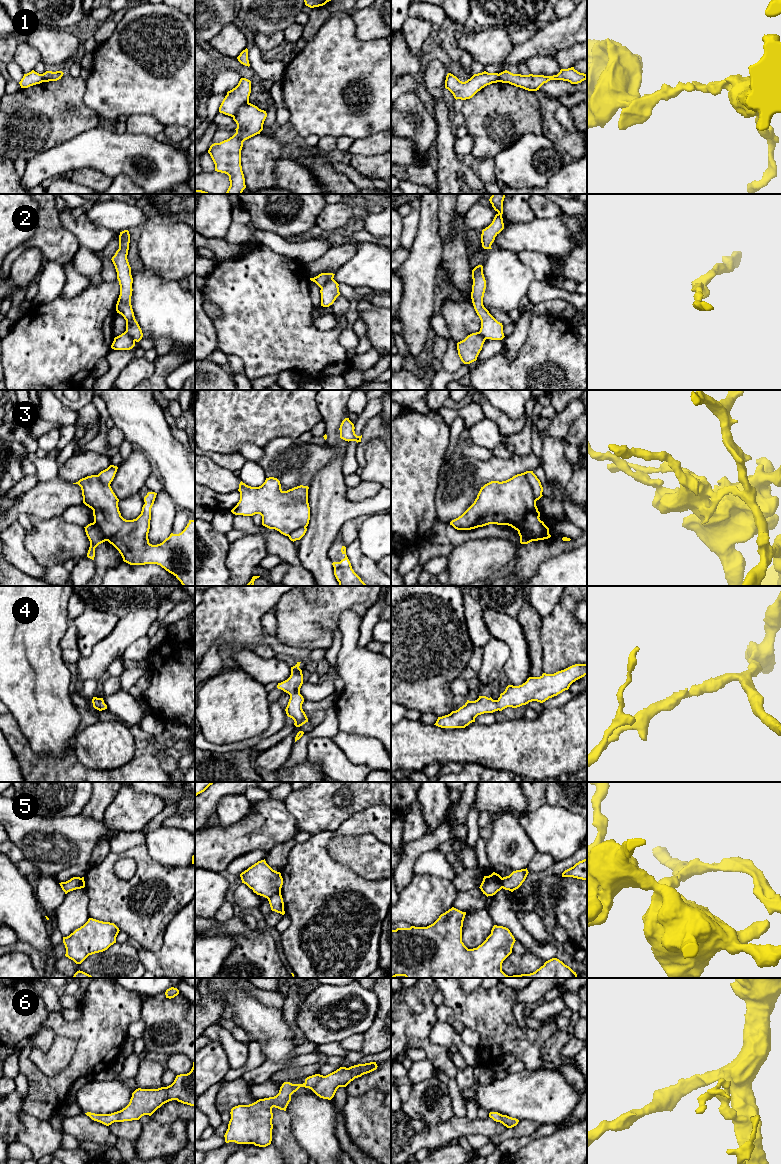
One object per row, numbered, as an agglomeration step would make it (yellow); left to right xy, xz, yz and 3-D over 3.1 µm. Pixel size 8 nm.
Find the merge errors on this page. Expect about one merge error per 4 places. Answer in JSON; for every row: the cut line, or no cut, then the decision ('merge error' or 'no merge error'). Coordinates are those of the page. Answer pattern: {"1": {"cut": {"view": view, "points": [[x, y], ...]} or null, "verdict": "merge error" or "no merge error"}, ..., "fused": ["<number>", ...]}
{"1": {"cut": {"view": "xz", "points": [[248, 101], [242, 104], [232, 116]]}, "verdict": "merge error"}, "2": {"cut": {"view": "xz", "points": [[332, 278], [320, 287]]}, "verdict": "merge error"}, "3": {"cut": {"view": "yz", "points": [[522, 473], [531, 486], [536, 500]]}, "verdict": "merge error"}, "4": {"cut": null, "verdict": "no merge error"}, "5": {"cut": {"view": "xz", "points": [[280, 892], [276, 892], [267, 898]]}, "verdict": "merge error"}, "6": {"cut": null, "verdict": "no merge error"}, "fused": ["1", "2", "3", "5"]}

